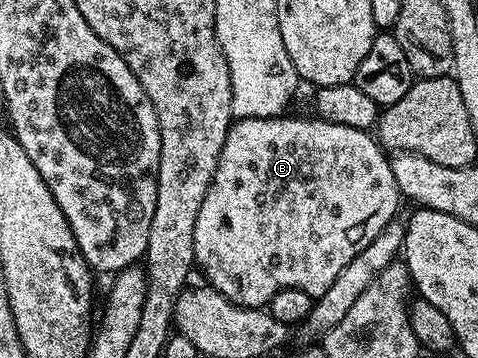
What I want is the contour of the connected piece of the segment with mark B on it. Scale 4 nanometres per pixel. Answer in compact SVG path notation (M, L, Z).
M278 116L275 118L239 118L234 121L227 132L227 140L223 144L223 152L219 156L219 164L215 168L215 176L207 188L207 196L203 196L203 204L199 208L199 216L195 220L195 234L193 236L193 260L196 269L205 273L204 281L218 290L227 301L235 306L246 308L261 308L269 304L281 290L299 289L316 300L321 298L345 268L365 248L371 244L389 222L398 217L397 198L399 191L397 181L393 175L392 161L386 151L379 145L372 133L356 130L343 124L323 122L316 116L310 118L289 118Z

